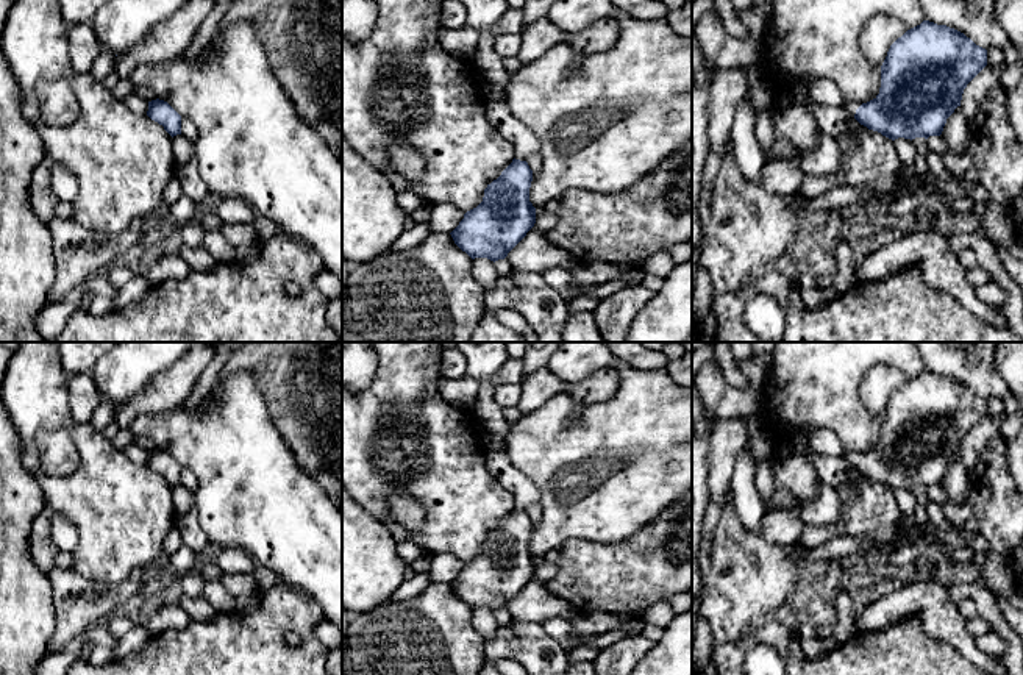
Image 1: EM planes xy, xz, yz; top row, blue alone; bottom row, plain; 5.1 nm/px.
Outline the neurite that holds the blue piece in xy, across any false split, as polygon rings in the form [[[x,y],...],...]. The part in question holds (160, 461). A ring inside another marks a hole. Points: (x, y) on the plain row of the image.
[[[164,450],[148,452],[147,466],[164,477],[164,480],[173,488],[181,484],[181,466]]]

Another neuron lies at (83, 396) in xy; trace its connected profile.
[[[77,373],[69,380],[69,405],[73,423],[91,422],[102,394],[92,378],[92,373]]]

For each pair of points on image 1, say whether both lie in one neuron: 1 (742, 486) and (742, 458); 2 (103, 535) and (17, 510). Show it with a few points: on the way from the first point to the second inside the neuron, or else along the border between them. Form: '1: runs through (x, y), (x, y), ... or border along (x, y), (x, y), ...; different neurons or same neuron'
1: runs through (742, 480), (742, 464); same neuron
2: border along (30, 475), (42, 492), (46, 510); different neurons

